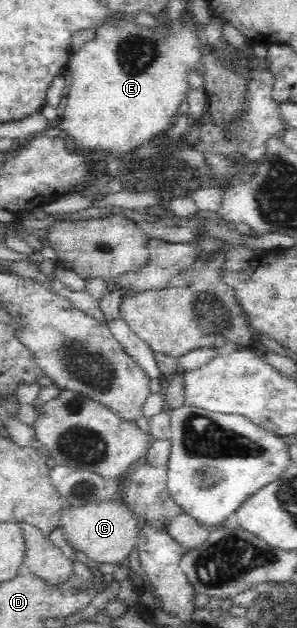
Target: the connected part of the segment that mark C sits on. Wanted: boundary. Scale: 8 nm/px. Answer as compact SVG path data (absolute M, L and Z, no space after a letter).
M122 498L104 500L102 503L81 505L64 504L59 525L66 541L73 548L85 553L98 564L118 565L125 560L139 539L136 515L123 502Z

